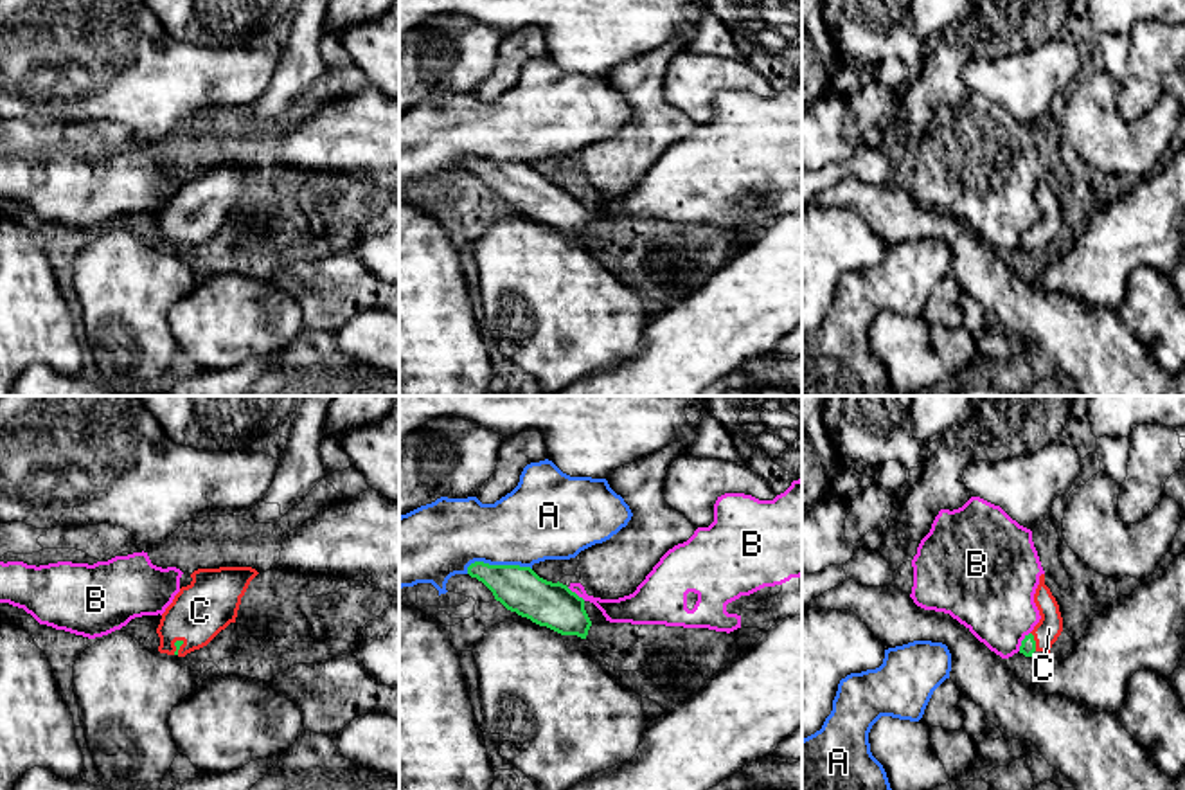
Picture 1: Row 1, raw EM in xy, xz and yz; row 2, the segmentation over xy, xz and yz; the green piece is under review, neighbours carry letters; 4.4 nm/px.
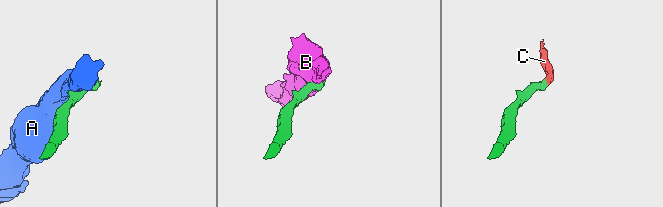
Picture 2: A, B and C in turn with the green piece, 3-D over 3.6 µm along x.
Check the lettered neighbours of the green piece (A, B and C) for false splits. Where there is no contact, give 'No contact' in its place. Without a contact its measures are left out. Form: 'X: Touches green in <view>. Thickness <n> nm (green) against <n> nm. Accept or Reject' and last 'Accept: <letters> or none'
A: Touches green in xz. Thickness 200 nm (green) against 340 nm. Reject
B: Touches green in yz. Thickness 70 nm (green) against 360 nm. Reject
C: Touches green in yz. Thickness 70 nm (green) against 110 nm. Accept
Accept: C

